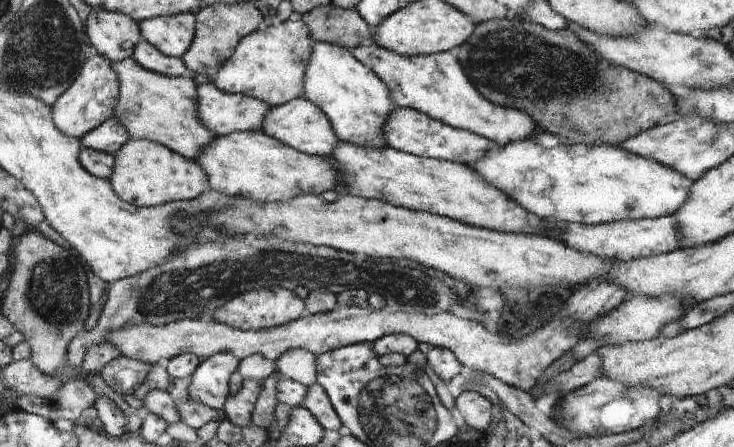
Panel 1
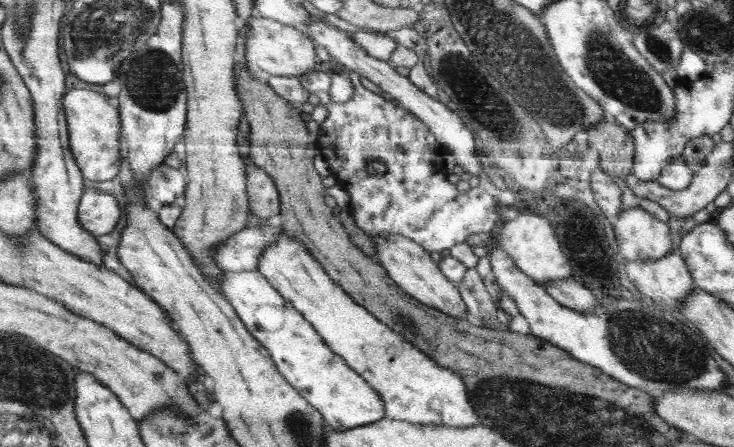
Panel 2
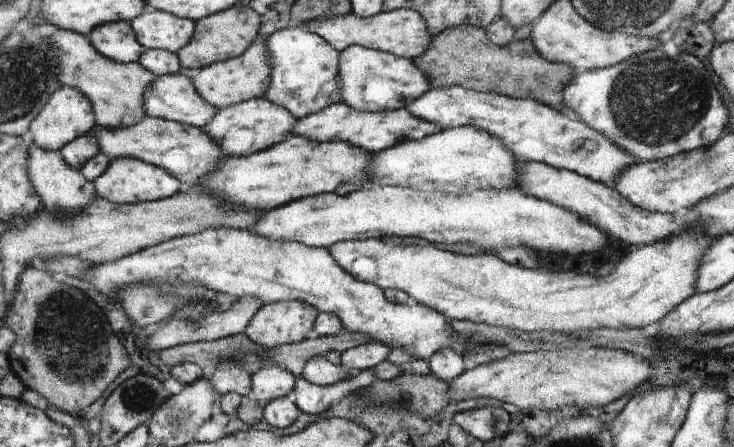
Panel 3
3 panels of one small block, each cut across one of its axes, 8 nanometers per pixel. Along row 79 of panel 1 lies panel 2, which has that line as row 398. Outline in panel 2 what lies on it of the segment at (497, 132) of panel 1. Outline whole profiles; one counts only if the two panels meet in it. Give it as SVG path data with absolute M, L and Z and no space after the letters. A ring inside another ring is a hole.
M280 234L277 242L261 256L258 270L268 281L301 313L309 319L329 347L362 376L382 396L385 402L385 417L392 420L410 422L420 426L450 426L468 428L479 424L472 400L469 398L464 380L456 371L434 362L419 347L415 347L386 323L382 323L371 311L346 294L342 287L330 278L325 268L298 242L298 238Z

